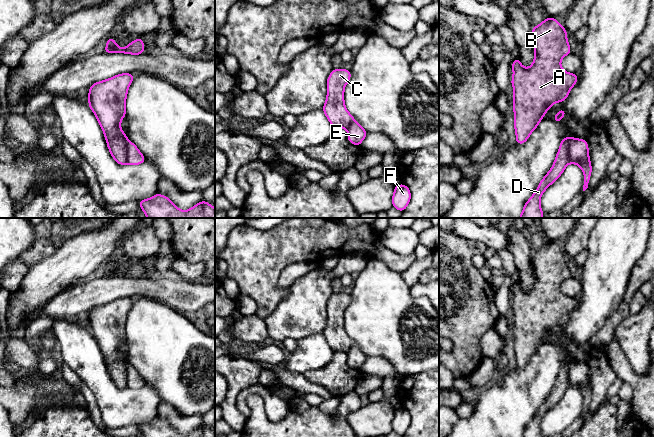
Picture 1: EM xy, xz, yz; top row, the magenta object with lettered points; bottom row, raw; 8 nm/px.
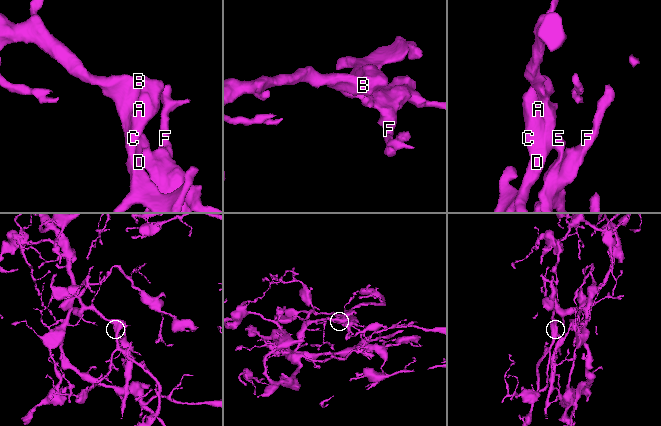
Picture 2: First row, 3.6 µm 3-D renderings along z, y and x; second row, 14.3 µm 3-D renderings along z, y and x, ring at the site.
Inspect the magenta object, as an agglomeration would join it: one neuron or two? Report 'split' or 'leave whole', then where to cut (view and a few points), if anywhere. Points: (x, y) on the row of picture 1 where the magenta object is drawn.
split | yz (570, 138), (568, 162)

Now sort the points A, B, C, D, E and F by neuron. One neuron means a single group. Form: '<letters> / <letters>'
A B C D / E F

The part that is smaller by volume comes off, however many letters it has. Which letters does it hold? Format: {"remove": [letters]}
{"remove": ["E", "F"]}

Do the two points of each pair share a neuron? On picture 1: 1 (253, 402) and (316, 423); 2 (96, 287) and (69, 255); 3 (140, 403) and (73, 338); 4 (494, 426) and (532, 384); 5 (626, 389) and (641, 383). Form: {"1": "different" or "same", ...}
{"1": "same", "2": "different", "3": "same", "4": "same", "5": "different"}

